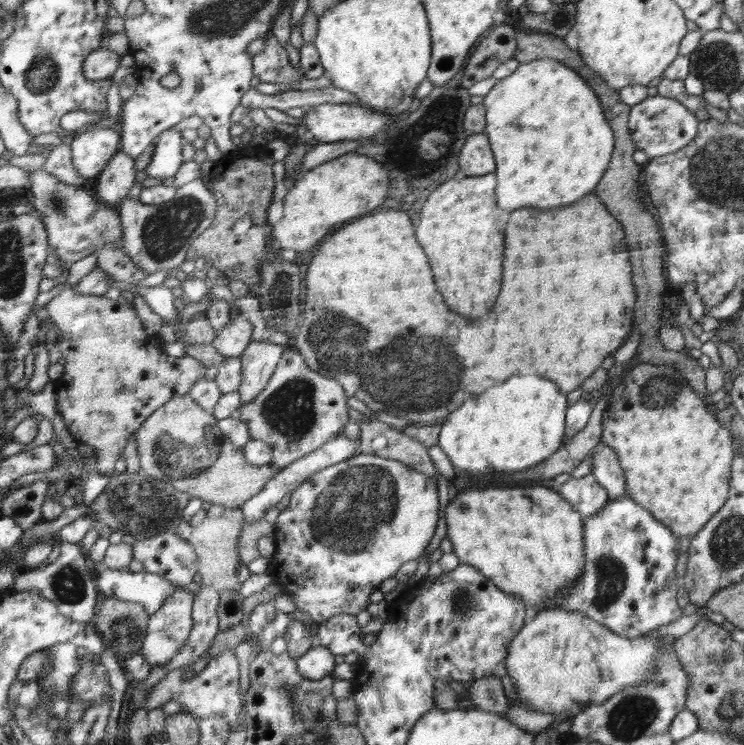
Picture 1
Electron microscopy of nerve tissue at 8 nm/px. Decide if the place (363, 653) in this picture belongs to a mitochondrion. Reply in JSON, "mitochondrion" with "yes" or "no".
{"mitochondrion":"no"}

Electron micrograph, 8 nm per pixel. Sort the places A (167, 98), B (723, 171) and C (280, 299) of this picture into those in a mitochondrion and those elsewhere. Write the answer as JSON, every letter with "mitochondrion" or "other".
{"A":"other","B":"mitochondrion","C":"mitochondrion"}

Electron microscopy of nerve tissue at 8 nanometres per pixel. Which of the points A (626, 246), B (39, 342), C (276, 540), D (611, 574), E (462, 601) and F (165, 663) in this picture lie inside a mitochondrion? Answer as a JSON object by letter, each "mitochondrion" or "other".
{"A":"other","B":"other","C":"other","D":"mitochondrion","E":"mitochondrion","F":"other"}

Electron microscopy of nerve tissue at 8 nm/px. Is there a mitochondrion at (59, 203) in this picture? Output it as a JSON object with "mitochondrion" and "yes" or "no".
{"mitochondrion":"yes"}

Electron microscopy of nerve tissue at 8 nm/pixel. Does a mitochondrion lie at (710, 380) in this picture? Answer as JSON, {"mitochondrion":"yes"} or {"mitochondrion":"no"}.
{"mitochondrion":"no"}

